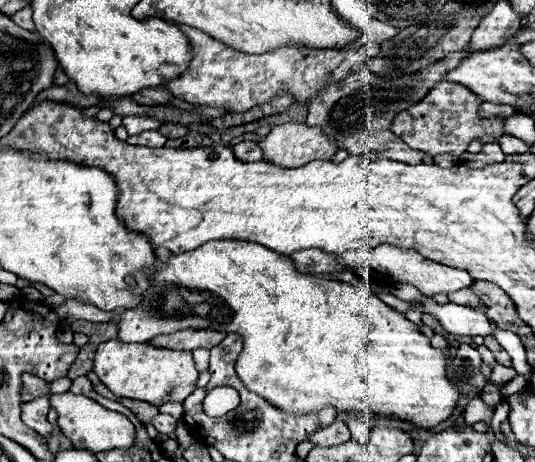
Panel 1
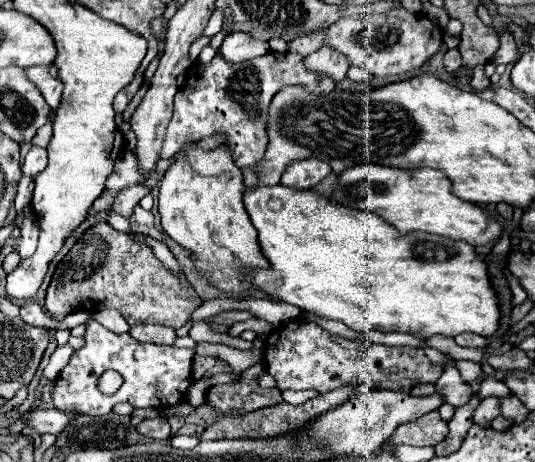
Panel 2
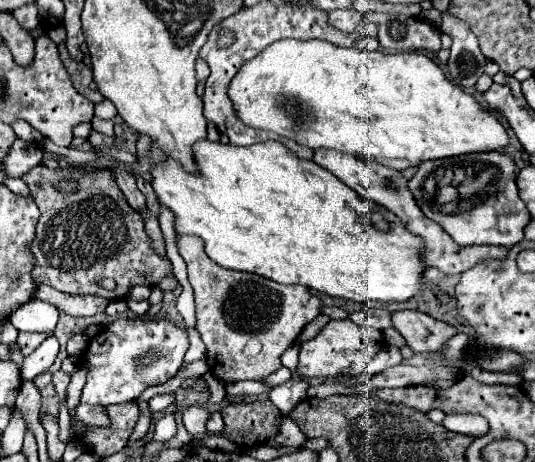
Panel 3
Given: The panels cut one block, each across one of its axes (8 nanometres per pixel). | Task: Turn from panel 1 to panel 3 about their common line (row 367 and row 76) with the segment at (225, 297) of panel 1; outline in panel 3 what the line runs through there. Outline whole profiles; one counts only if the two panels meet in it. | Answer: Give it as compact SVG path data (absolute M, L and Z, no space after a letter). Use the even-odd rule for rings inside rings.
M278 40L248 60L228 90L240 120L252 128L272 130L296 138L312 150L334 148L388 168L406 170L426 160L450 158L468 152L502 150L508 144L504 126L486 112L474 96L454 86L428 56L416 52L382 54L342 48L324 40Z

